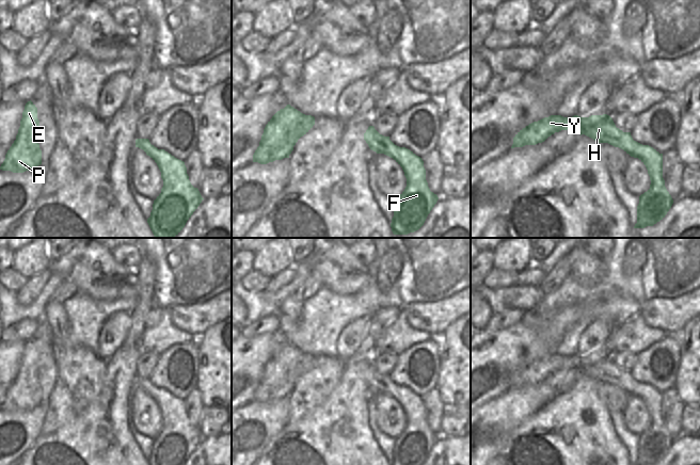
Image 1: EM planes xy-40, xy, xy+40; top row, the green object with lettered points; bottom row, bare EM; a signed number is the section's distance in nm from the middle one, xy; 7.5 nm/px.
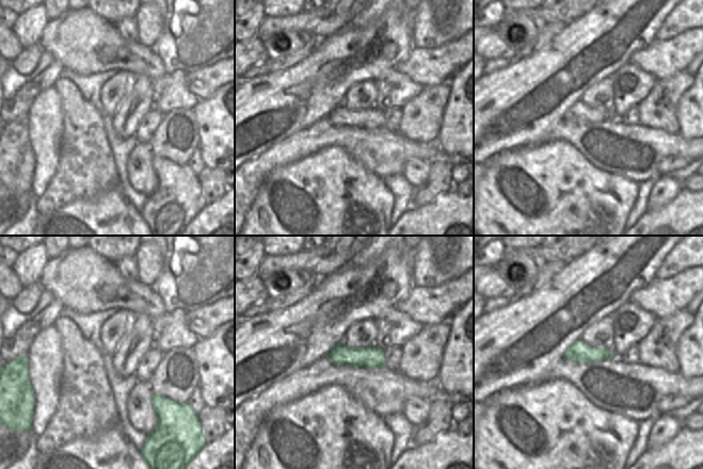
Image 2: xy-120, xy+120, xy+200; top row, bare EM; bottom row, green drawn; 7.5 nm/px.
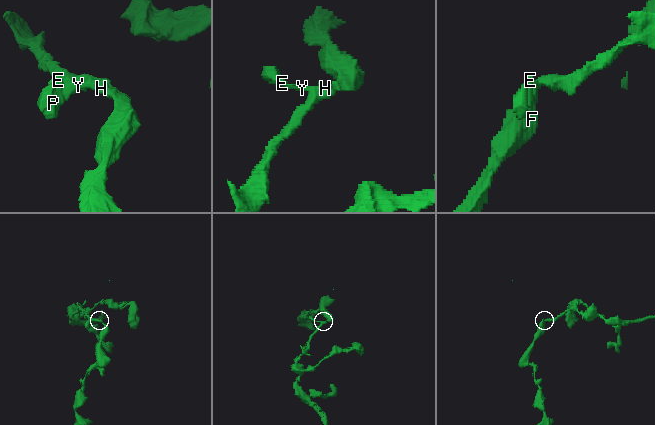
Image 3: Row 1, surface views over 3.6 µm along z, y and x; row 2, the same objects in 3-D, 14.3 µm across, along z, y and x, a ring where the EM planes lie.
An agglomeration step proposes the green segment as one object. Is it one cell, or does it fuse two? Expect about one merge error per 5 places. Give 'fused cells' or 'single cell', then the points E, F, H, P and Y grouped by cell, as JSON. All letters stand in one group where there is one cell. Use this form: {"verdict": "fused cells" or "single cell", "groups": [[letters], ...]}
{"verdict": "single cell", "groups": [["E", "F", "H", "P", "Y"]]}

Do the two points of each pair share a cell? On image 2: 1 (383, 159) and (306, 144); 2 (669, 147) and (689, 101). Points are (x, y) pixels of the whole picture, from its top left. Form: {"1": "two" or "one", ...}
{"1": "one", "2": "two"}

